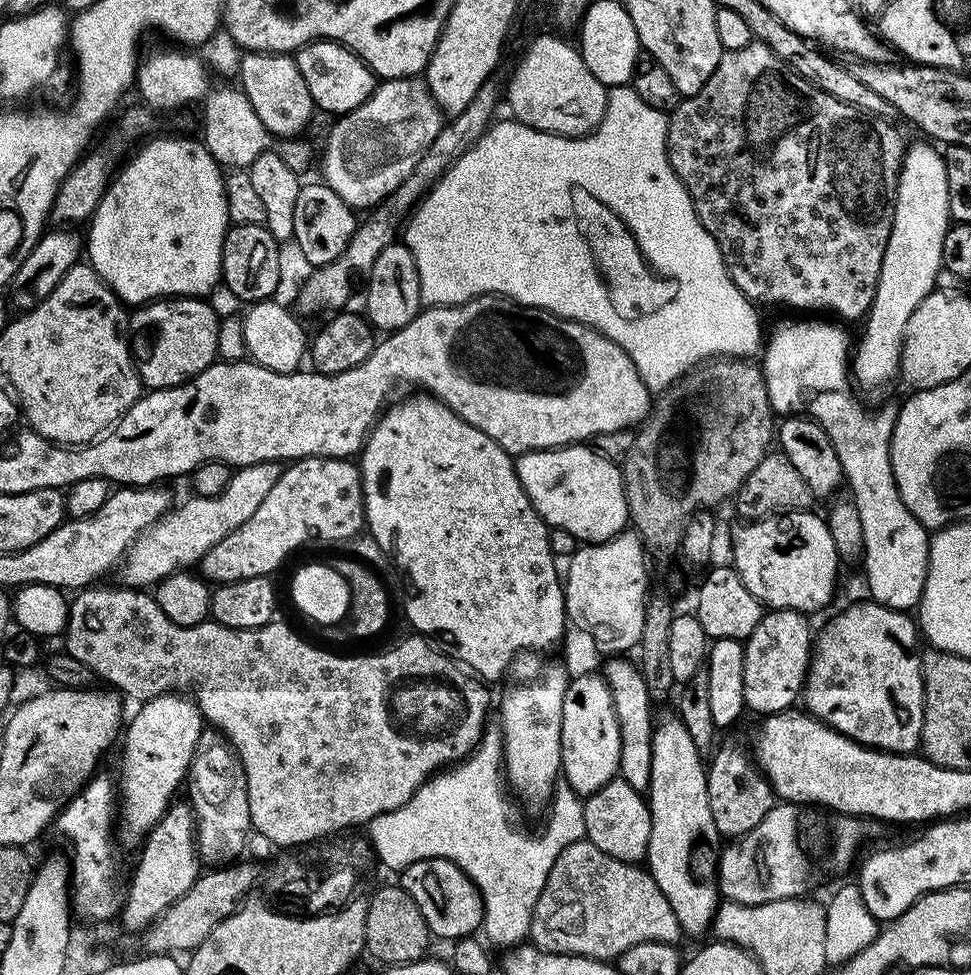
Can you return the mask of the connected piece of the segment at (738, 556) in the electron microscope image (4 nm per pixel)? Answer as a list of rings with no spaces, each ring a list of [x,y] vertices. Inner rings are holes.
[[[815,511],[785,512],[768,516],[764,520],[741,523],[736,537],[732,540],[731,567],[746,582],[746,590],[758,598],[765,609],[785,608],[795,612],[813,614],[824,608],[836,592],[836,575],[840,572],[842,561],[836,552],[834,538],[828,529],[827,519],[823,515],[815,516]]]

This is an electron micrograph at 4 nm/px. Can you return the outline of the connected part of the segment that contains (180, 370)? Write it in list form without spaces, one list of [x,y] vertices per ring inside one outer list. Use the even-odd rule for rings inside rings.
[[[161,298],[139,309],[132,320],[130,351],[145,389],[173,388],[193,380],[218,360],[221,317],[204,298]]]

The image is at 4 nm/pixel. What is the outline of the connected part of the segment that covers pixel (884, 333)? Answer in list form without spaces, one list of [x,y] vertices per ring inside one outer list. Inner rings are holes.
[[[909,143],[904,153],[892,233],[886,242],[876,297],[872,299],[872,307],[868,310],[868,325],[860,336],[860,345],[857,348],[855,345],[850,360],[850,372],[855,387],[861,393],[876,392],[886,387],[892,379],[897,379],[907,322],[914,310],[918,309],[919,303],[937,287],[940,279],[942,238],[946,238],[950,227],[948,187],[944,157],[931,148],[931,143],[928,144]]]

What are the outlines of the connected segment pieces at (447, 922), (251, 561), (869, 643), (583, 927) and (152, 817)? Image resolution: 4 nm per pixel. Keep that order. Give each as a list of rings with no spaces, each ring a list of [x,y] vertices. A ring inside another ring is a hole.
[[[426,858],[422,862],[414,862],[398,876],[399,887],[405,888],[414,898],[418,910],[422,910],[422,918],[426,918],[426,926],[433,937],[441,936],[447,942],[455,942],[471,937],[472,932],[484,923],[484,903],[480,892],[470,882],[470,878],[454,862],[442,858]]]
[[[308,456],[304,460],[289,463],[287,467],[281,471],[278,482],[274,482],[274,490],[270,490],[270,494],[266,494],[262,506],[258,506],[258,510],[254,510],[254,514],[250,514],[250,518],[246,518],[246,522],[242,522],[242,526],[238,526],[238,530],[234,530],[234,534],[226,534],[226,538],[222,538],[222,542],[218,542],[218,546],[210,546],[210,550],[200,560],[198,572],[205,580],[215,582],[217,585],[233,584],[239,580],[258,578],[259,576],[271,577],[273,575],[272,571],[274,571],[275,568],[295,550],[295,548],[302,547],[307,540],[348,540],[351,536],[358,535],[360,528],[362,532],[365,524],[364,487],[360,481],[359,467],[348,458],[337,458],[335,456]]]
[[[871,598],[863,599],[842,609],[821,632],[819,629],[812,645],[808,677],[804,680],[802,704],[815,720],[821,720],[835,732],[841,732],[867,748],[912,754],[920,746],[924,717],[924,671],[920,661],[922,633],[909,613],[890,610]]]
[[[587,838],[574,842],[558,854],[546,886],[532,911],[530,940],[543,952],[573,955],[583,936],[601,936],[604,940],[653,940],[679,945],[680,923],[658,890],[652,873],[640,864],[627,864],[610,858]]]
[[[161,694],[158,698],[153,700],[145,700],[139,705],[140,708],[136,712],[136,717],[132,721],[129,719],[127,721],[126,727],[122,732],[122,744],[124,740],[124,761],[120,764],[120,780],[118,776],[118,836],[125,840],[128,844],[139,845],[141,841],[147,837],[148,831],[161,820],[166,814],[166,810],[174,803],[177,799],[176,791],[181,791],[182,785],[185,783],[188,768],[192,765],[192,760],[196,756],[196,747],[198,746],[198,738],[204,733],[206,727],[206,721],[202,713],[200,712],[200,707],[196,704],[195,699],[189,698],[184,694]]]

